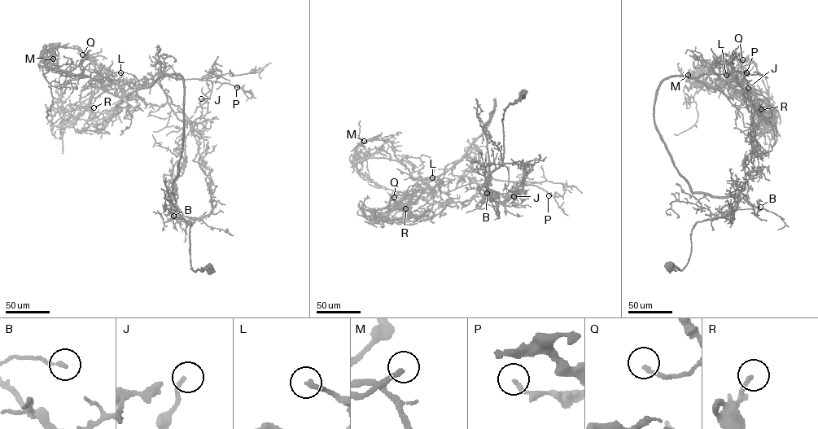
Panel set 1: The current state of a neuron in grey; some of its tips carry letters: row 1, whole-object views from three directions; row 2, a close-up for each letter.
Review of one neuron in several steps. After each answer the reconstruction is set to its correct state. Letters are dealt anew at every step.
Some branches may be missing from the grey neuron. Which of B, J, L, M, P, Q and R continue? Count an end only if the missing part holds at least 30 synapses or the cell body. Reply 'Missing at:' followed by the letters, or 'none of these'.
Missing at: none of these

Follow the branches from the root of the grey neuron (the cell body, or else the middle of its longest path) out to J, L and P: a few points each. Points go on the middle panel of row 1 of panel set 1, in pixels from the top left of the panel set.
J: (522, 94), (507, 107), (502, 120), (502, 164), (526, 169), (516, 198), (508, 195), (513, 196)
L: (522, 94), (502, 120), (502, 164), (526, 169), (516, 198), (485, 192), (452, 168), (413, 179), (432, 177)
P: (522, 94), (503, 113), (498, 168), (488, 172), (483, 129), (495, 99), (473, 144), (490, 177), (548, 195)

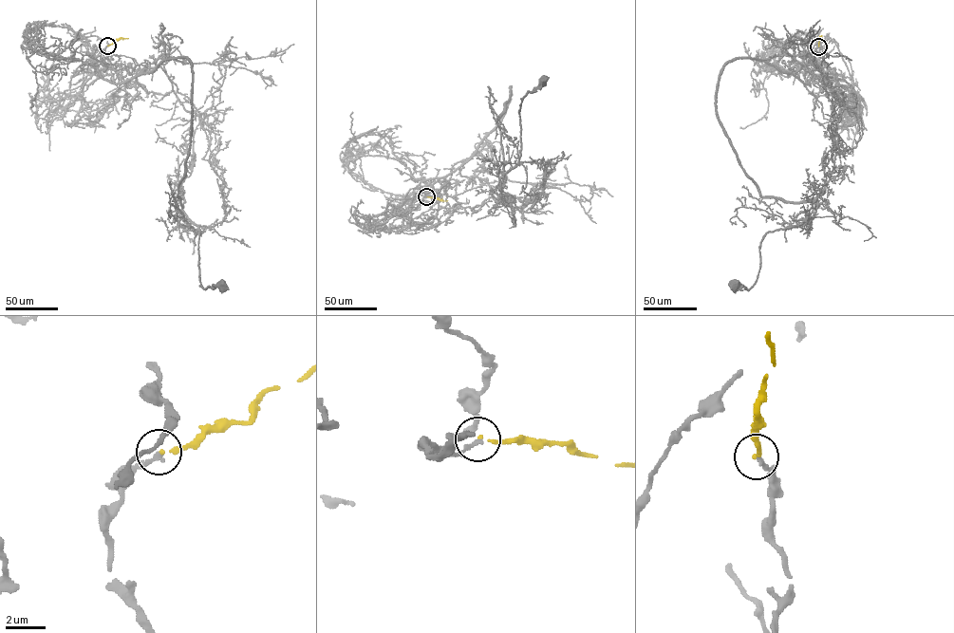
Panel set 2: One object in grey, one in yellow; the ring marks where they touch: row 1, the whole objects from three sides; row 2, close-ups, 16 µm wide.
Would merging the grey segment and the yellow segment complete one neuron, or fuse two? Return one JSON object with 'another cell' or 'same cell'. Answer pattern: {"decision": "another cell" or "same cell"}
{"decision": "same cell"}

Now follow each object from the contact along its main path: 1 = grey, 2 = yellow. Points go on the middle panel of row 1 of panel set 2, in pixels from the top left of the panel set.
1: (426, 196), (459, 167), (498, 195), (535, 202), (547, 169), (518, 162), (519, 111), (543, 81)
2: (426, 196), (447, 200)

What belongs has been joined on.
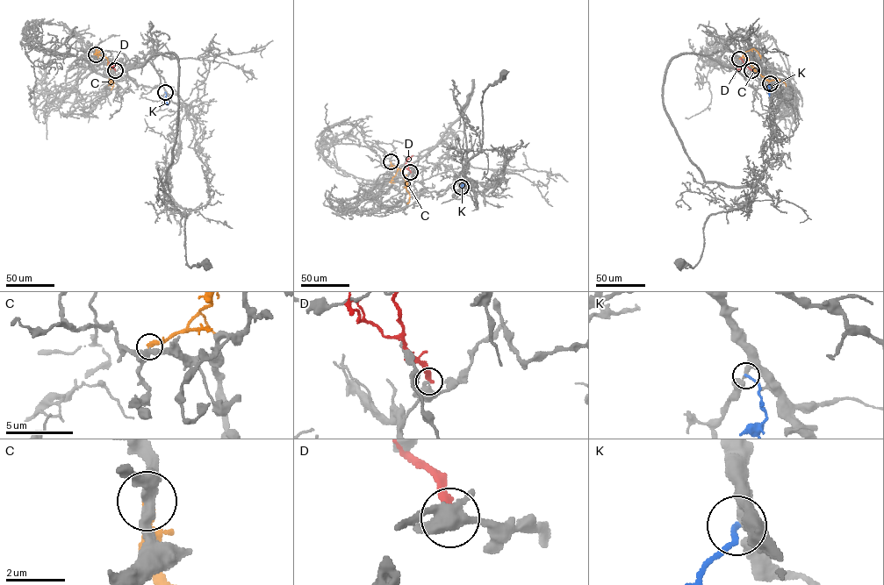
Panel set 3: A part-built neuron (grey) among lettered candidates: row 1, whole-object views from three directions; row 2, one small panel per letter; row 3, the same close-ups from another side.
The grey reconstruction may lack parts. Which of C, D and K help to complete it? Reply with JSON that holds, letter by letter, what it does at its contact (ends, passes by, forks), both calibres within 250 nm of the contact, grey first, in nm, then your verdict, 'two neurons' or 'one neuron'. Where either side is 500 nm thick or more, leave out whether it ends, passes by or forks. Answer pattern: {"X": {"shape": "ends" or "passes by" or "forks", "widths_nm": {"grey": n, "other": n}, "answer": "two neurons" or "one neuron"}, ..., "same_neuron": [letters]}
{"C": {"shape": "ends", "widths_nm": {"grey": 360, "other": 340}, "answer": "two neurons"}, "D": {"shape": "ends", "widths_nm": {"grey": 400, "other": 280}, "answer": "two neurons"}, "K": {"shape": "ends", "widths_nm": {"grey": 320, "other": 160}, "answer": "two neurons"}, "same_neuron": []}

